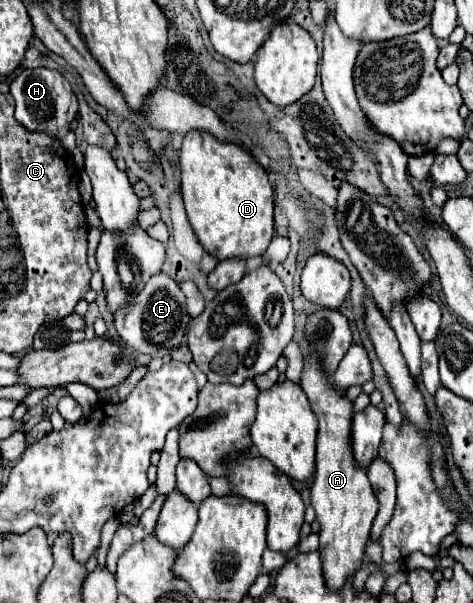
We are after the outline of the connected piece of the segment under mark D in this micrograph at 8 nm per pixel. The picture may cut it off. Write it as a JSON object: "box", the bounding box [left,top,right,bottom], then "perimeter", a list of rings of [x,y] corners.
{"box":[181,133,273,259],"perimeter":[[[187,133],[181,155],[181,195],[203,249],[219,259],[259,257],[273,239],[273,187],[267,171],[247,149],[215,141],[211,133]]]}

